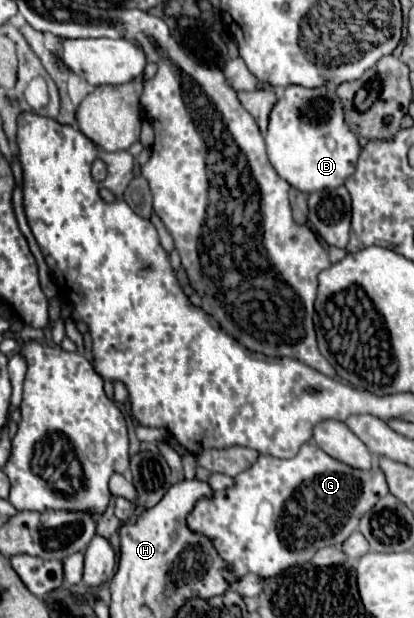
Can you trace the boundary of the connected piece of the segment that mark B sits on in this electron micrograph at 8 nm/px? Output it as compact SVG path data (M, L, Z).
M334 84L312 90L304 86L288 86L270 114L266 148L268 160L278 176L306 194L342 186L354 172L360 154L358 136L346 130Z

